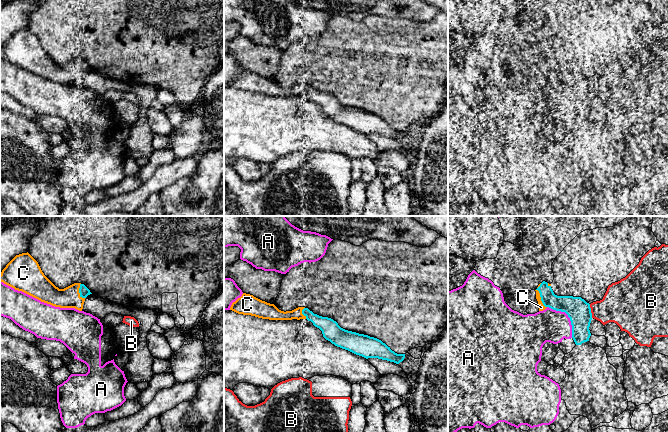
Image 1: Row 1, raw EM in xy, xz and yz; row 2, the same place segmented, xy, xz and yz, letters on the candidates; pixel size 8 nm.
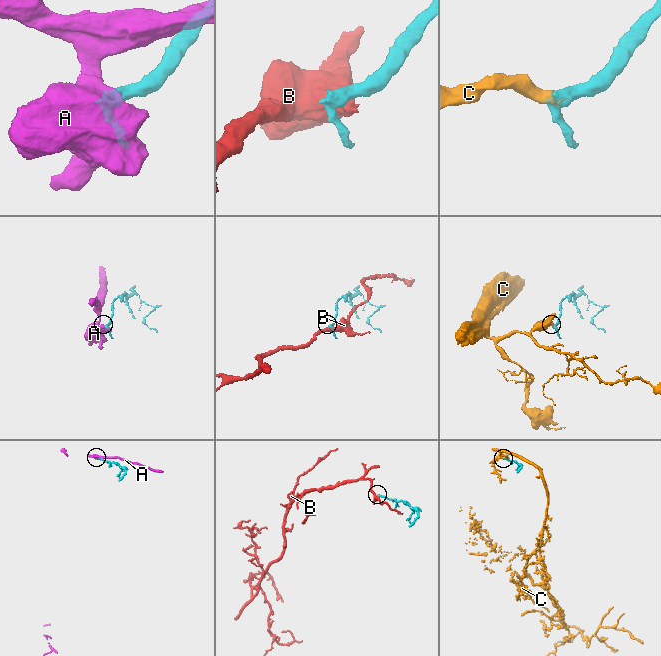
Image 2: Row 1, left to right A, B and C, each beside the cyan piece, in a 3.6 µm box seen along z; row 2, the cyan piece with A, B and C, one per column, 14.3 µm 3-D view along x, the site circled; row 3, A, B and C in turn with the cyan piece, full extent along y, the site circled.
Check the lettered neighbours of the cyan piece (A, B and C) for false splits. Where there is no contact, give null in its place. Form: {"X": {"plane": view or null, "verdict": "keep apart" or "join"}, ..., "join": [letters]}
{"A": {"plane": "yz", "verdict": "keep apart"}, "B": {"plane": "yz", "verdict": "keep apart"}, "C": {"plane": "yz", "verdict": "join"}, "join": ["C"]}

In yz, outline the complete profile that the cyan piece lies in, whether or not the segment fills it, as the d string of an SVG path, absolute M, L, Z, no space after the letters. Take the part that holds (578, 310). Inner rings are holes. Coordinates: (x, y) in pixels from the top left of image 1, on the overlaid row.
M543 281L537 287L536 299L539 311L547 307L565 312L572 325L572 338L576 345L589 341L591 336L589 327L592 320L590 304L581 297L557 296L554 294L551 284Z

